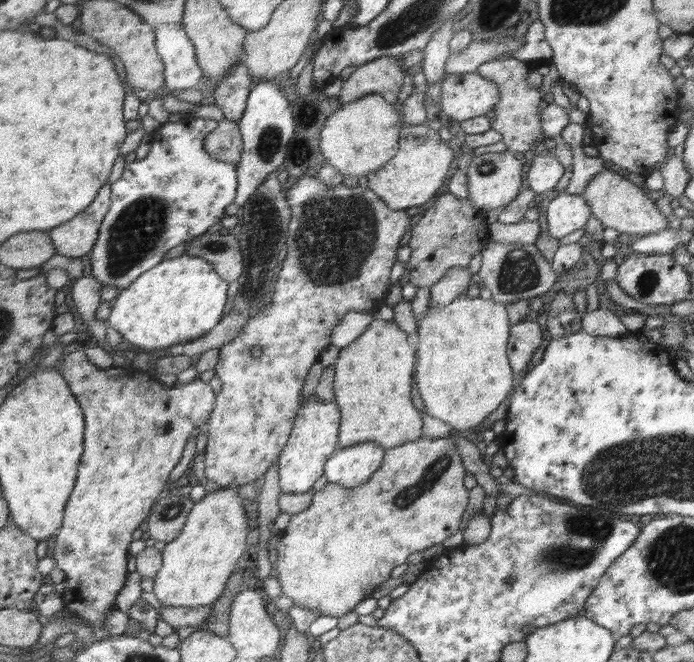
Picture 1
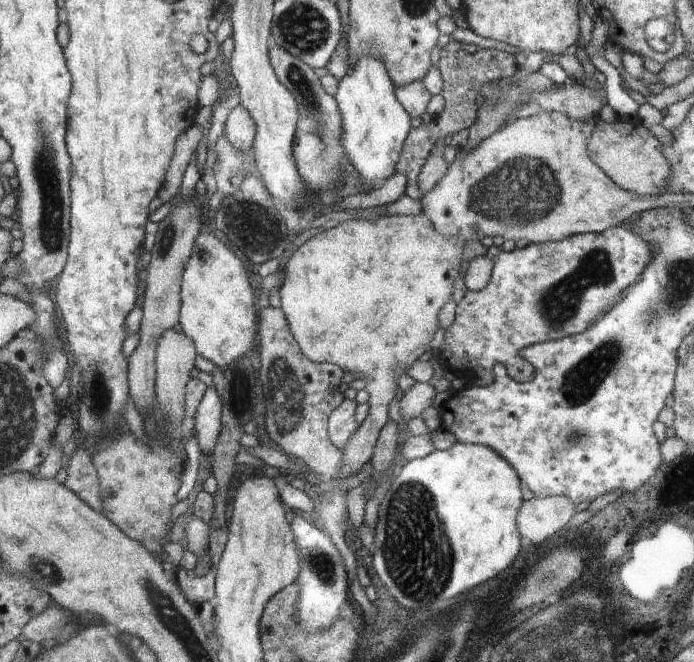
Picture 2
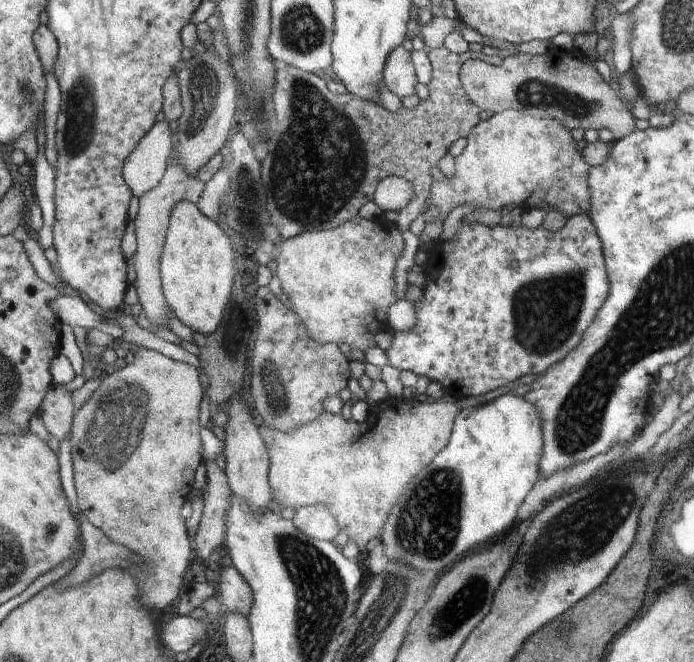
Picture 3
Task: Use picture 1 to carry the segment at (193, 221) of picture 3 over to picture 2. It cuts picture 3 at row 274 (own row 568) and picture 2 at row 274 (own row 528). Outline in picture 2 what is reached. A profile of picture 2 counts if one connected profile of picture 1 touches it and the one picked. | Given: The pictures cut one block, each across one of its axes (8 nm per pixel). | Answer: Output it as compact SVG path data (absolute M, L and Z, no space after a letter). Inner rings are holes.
M202 232L198 236L194 256L186 268L182 299L181 325L196 343L200 355L212 360L218 368L228 368L248 354L256 328L252 286L240 258L214 232Z

